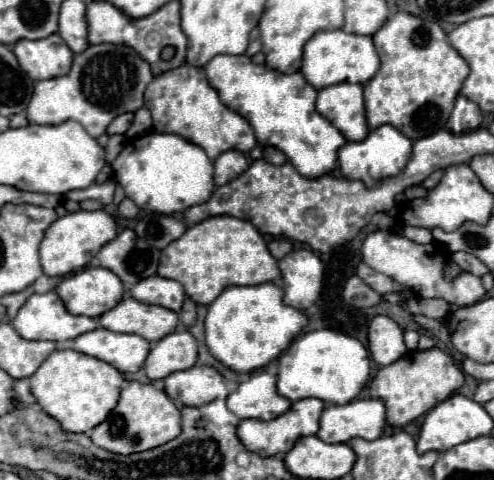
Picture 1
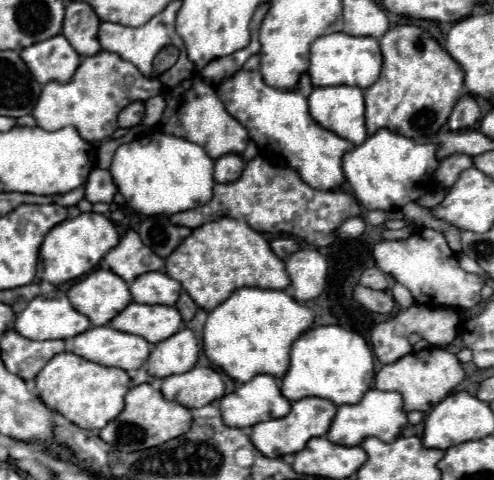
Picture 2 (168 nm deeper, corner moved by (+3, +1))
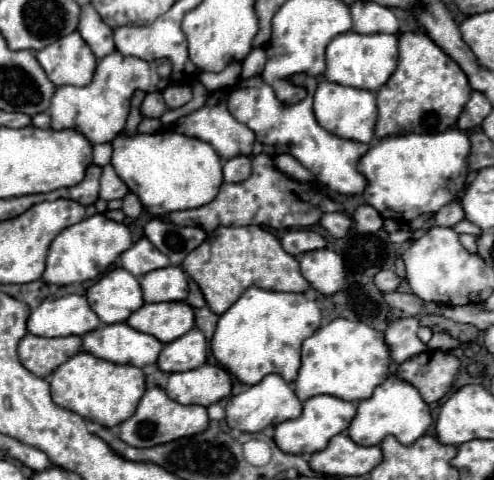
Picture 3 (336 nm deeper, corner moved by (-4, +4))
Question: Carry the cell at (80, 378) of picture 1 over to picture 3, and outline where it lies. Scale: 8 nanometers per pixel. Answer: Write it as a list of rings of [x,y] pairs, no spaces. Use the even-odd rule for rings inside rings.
[[[77,352],[73,358],[61,364],[49,376],[49,384],[51,384],[51,396],[57,406],[67,408],[107,428],[113,428],[123,420],[127,420],[135,412],[145,392],[145,376],[137,366],[113,364],[91,356],[89,352]]]

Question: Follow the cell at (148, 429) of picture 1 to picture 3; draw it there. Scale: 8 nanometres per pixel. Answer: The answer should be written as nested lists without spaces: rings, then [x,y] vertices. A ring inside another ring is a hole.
[[[155,386],[155,388],[145,390],[143,398],[139,400],[135,414],[119,424],[119,438],[133,448],[149,448],[149,446],[157,446],[157,444],[177,440],[177,438],[199,434],[207,428],[207,424],[209,424],[207,408],[203,408],[203,406],[183,406],[183,404],[171,400],[165,394],[163,388]]]

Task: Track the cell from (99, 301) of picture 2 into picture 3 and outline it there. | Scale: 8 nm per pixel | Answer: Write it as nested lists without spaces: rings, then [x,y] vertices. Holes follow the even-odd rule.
[[[113,268],[87,288],[87,302],[103,324],[117,324],[125,322],[135,308],[143,306],[143,294],[131,272]]]

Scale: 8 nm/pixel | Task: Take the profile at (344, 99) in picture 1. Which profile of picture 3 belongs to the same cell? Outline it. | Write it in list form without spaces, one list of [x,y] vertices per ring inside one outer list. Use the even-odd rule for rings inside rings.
[[[321,80],[315,92],[313,110],[319,124],[323,124],[323,128],[327,128],[329,132],[335,132],[335,136],[343,136],[347,140],[357,140],[365,144],[369,144],[375,138],[377,106],[375,106],[375,94],[369,90],[359,90],[359,88]]]

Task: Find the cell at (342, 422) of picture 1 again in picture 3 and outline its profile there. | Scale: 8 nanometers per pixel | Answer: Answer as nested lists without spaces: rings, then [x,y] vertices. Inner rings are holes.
[[[389,376],[383,384],[379,384],[371,398],[361,400],[357,406],[357,414],[351,420],[347,434],[359,446],[377,446],[385,436],[395,436],[401,444],[413,444],[431,424],[429,406],[419,396],[417,388],[399,380],[397,376]]]

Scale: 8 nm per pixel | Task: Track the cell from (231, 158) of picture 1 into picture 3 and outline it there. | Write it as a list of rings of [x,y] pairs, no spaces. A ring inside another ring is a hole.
[[[235,156],[223,162],[223,176],[225,182],[243,182],[251,174],[251,158],[249,156]]]

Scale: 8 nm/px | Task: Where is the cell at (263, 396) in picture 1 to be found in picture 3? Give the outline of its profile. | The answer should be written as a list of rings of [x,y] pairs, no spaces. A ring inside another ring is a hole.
[[[267,374],[259,384],[247,388],[245,392],[231,396],[225,412],[227,412],[227,424],[233,430],[241,430],[241,432],[261,432],[267,426],[279,424],[283,420],[291,420],[295,416],[299,416],[301,412],[301,402],[295,396],[295,392],[291,390],[291,386],[279,376],[279,374]]]

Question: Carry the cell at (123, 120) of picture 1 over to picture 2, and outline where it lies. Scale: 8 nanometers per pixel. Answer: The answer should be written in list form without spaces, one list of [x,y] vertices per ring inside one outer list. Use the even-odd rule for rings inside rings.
[[[136,101],[136,103],[130,103],[128,107],[124,107],[118,115],[118,125],[120,127],[134,127],[138,123],[142,123],[144,119],[144,103],[142,101]]]

